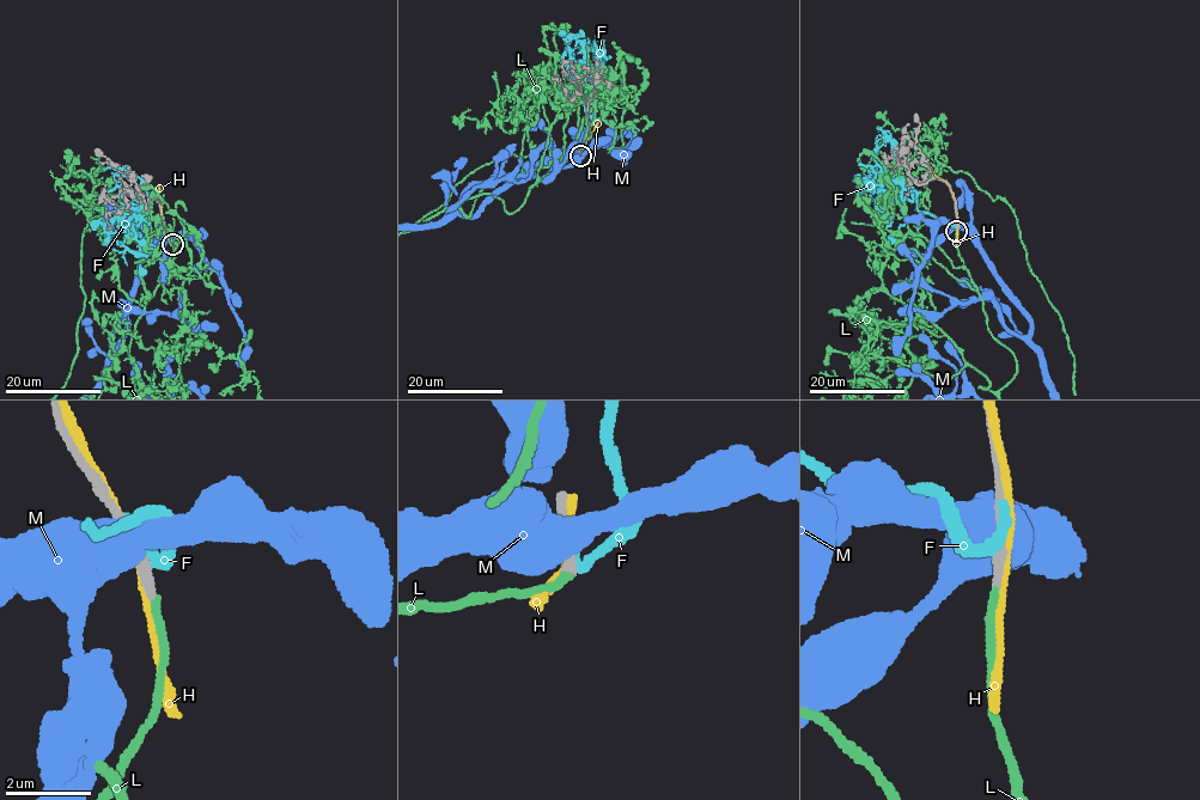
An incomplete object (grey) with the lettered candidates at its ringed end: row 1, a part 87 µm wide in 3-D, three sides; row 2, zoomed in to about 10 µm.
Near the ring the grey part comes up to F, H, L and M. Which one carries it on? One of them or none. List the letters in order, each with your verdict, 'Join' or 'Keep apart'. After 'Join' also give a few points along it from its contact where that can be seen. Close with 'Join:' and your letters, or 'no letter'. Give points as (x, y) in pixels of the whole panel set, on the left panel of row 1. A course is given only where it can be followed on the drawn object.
F: Keep apart
H: Keep apart
L: Join
M: Keep apart
Join: L

